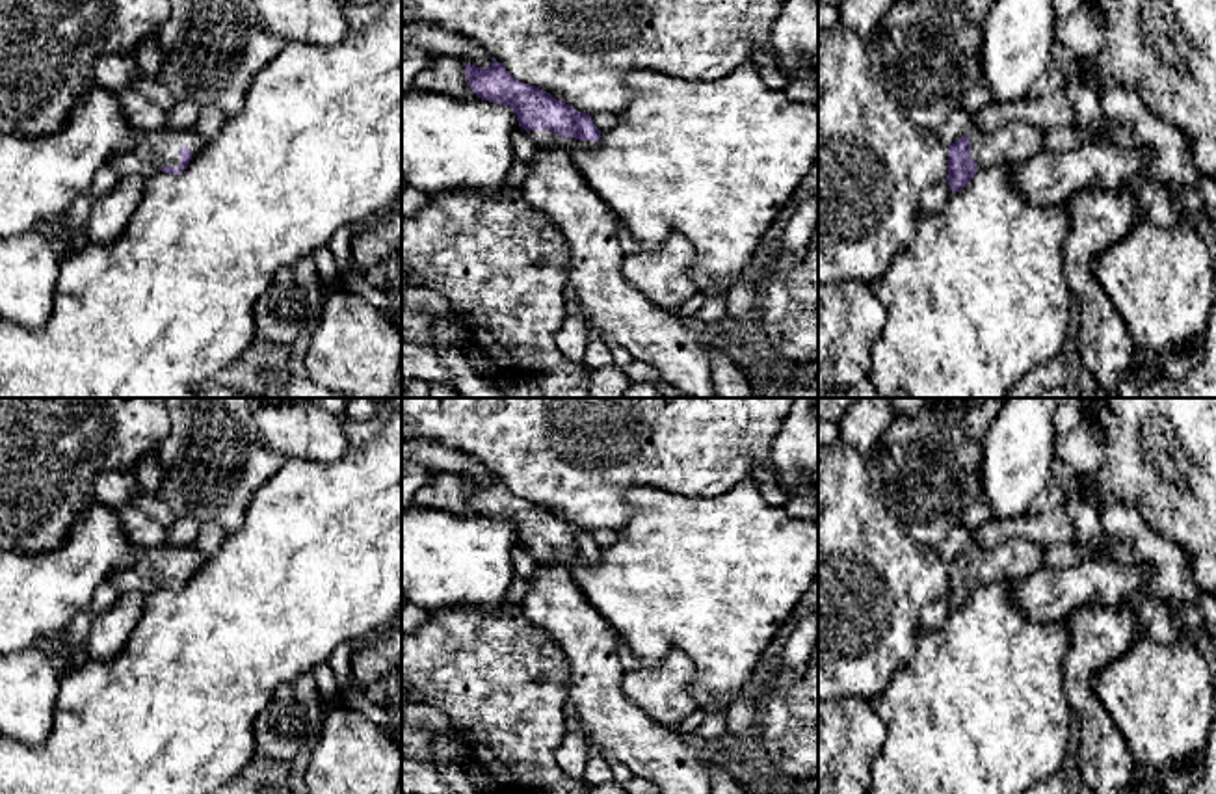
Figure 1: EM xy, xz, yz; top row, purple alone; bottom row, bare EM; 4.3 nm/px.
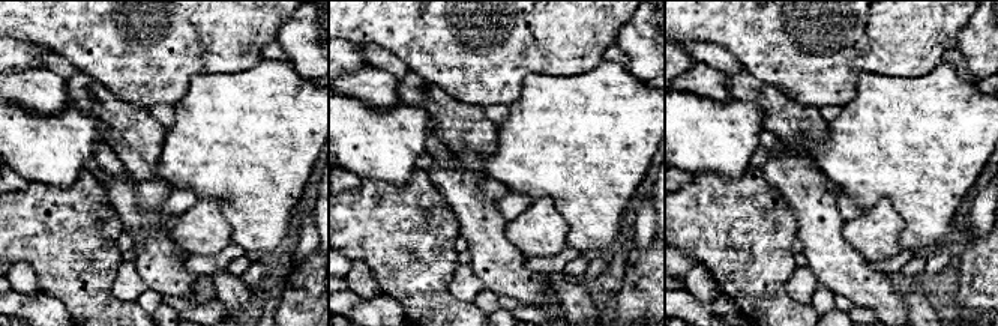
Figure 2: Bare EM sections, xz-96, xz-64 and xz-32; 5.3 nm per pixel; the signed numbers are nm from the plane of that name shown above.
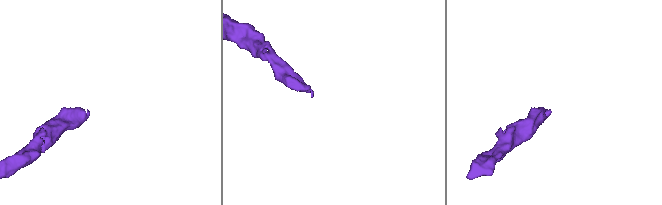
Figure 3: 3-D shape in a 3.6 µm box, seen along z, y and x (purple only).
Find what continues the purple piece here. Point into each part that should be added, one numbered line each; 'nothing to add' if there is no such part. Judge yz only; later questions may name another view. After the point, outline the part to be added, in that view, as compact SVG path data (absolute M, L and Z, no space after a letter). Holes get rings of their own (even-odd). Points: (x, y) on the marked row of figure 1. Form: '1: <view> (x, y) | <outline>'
1: yz (1016, 142) | M1010 121L991 132L972 130L969 134L969 151L978 171L984 171L998 164L1015 165L1028 160L1043 149L1043 138L1043 130L1023 121Z

